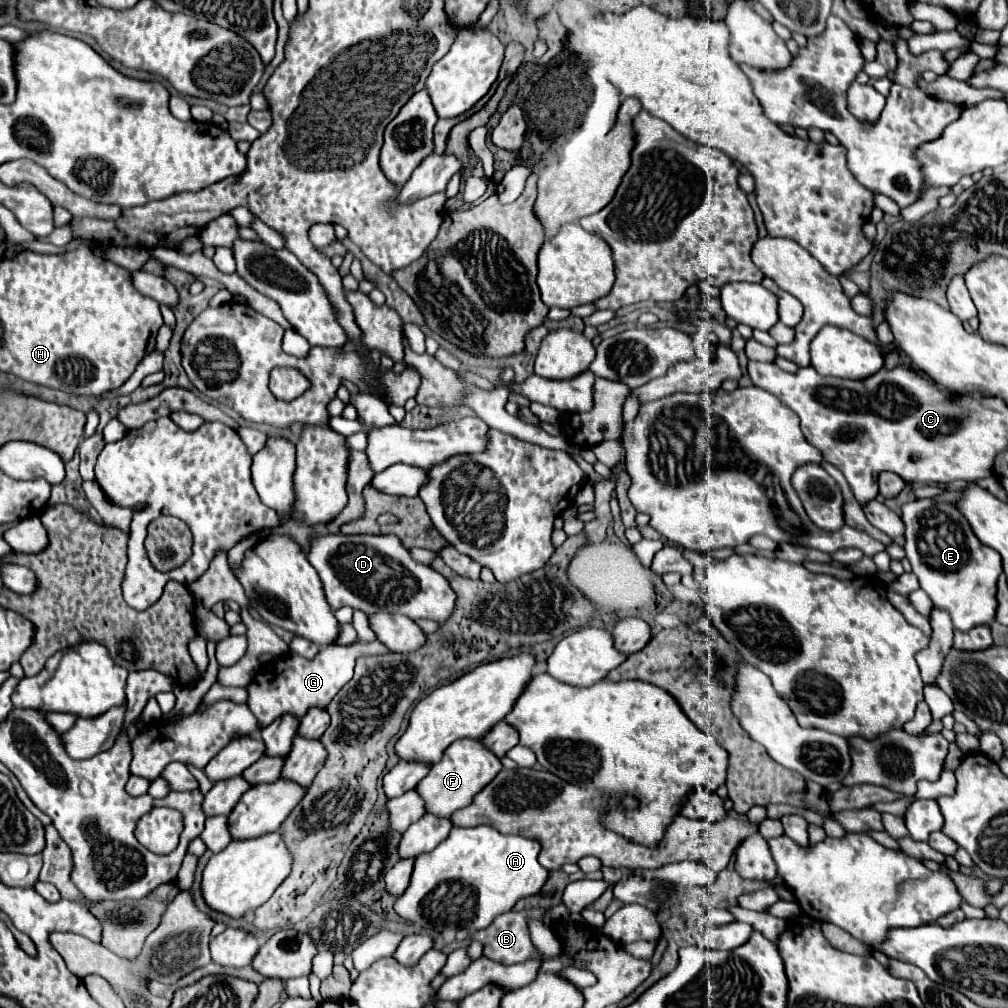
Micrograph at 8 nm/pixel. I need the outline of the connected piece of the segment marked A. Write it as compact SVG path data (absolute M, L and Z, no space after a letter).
M477 825L471 829L453 827L451 835L439 847L435 847L435 851L429 851L415 859L411 885L397 899L395 911L425 933L441 933L445 927L467 929L469 933L485 929L495 921L495 917L511 911L519 899L537 895L541 891L549 877L549 871L539 863L539 851L539 841L523 835L505 835L489 825Z

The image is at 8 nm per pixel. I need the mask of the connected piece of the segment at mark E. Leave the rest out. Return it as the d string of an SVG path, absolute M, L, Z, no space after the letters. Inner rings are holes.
M917 499L901 507L901 519L905 523L907 559L933 605L947 609L959 631L969 631L979 623L991 625L997 607L995 591L1001 575L1001 555L975 537L955 503Z

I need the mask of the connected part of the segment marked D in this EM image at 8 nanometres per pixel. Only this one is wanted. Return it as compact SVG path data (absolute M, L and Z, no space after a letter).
M317 535L311 537L307 559L317 569L333 611L349 605L367 615L387 611L445 623L455 607L455 591L447 579L429 565L417 563L393 535Z

